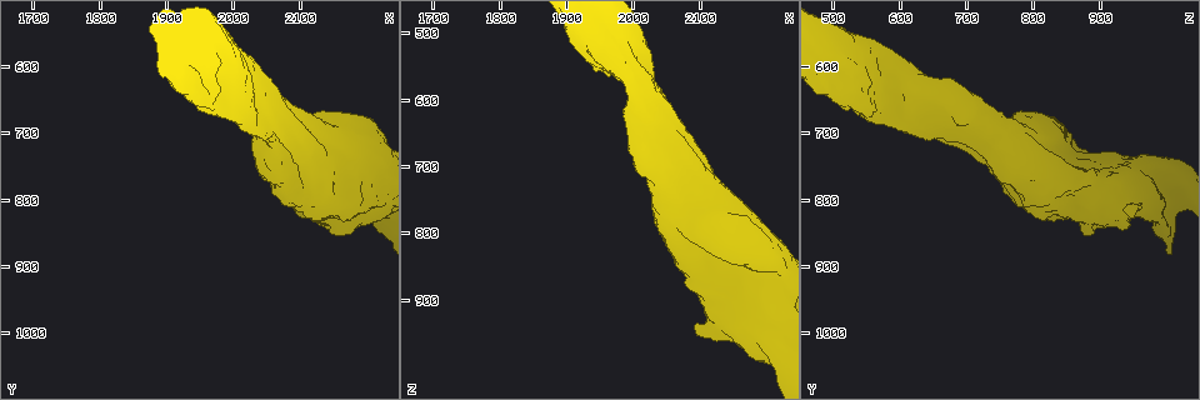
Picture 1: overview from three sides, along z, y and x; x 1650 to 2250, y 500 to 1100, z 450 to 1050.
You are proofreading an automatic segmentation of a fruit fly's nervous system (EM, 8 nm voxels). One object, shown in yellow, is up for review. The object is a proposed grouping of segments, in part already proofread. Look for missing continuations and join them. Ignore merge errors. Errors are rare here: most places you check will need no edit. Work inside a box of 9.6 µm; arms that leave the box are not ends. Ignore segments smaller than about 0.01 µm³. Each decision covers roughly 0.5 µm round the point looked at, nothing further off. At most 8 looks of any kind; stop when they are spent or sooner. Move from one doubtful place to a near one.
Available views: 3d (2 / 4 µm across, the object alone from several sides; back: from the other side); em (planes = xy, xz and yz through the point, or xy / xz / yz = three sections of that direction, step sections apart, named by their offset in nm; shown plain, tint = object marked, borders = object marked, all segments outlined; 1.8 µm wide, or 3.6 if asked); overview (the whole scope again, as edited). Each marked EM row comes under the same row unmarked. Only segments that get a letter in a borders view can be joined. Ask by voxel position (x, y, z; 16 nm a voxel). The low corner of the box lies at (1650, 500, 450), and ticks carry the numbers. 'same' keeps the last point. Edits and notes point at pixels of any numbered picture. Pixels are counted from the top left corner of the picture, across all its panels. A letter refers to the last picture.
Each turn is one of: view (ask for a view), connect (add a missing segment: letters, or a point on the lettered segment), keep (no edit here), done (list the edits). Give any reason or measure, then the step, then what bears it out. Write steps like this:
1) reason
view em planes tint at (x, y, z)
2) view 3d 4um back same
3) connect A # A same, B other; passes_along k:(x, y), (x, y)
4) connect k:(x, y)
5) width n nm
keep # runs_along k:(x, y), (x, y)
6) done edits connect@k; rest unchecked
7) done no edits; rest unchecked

thick turns thin
view em yz step 16 tint at (2125, 810, 940)

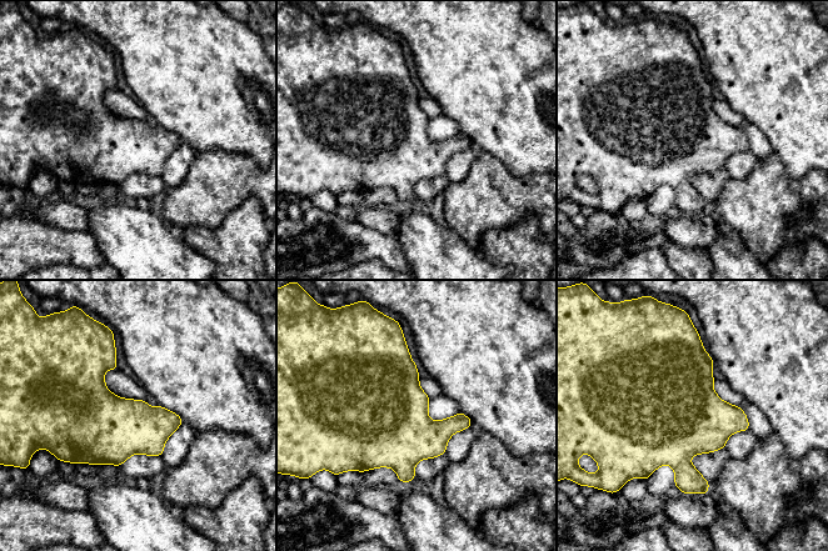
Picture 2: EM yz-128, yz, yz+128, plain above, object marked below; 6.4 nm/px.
view em xz step 16 borders same

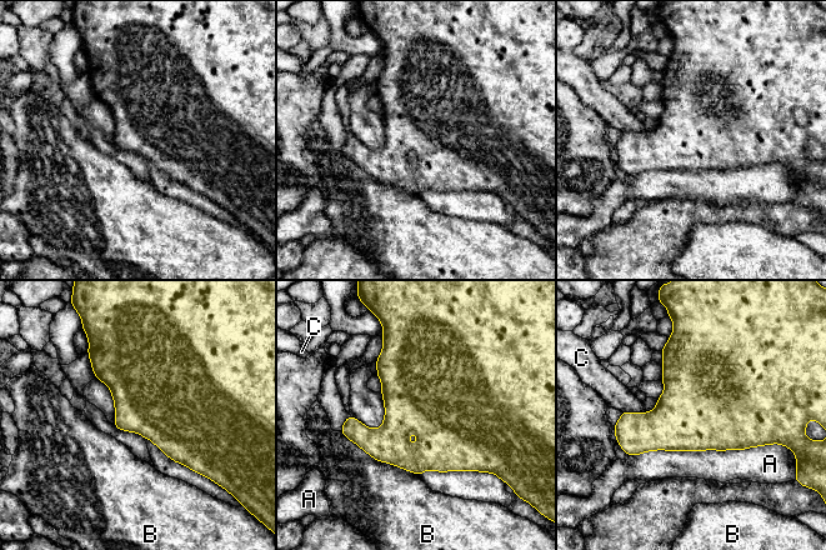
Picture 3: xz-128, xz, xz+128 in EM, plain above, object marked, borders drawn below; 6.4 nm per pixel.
keep # A other, B other, C other; border 3:(340, 431), (375, 459), (419, 475); none of them fits

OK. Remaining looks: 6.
touches itself
view em 3.6um xy step 8 borders at (2195, 685, 820)

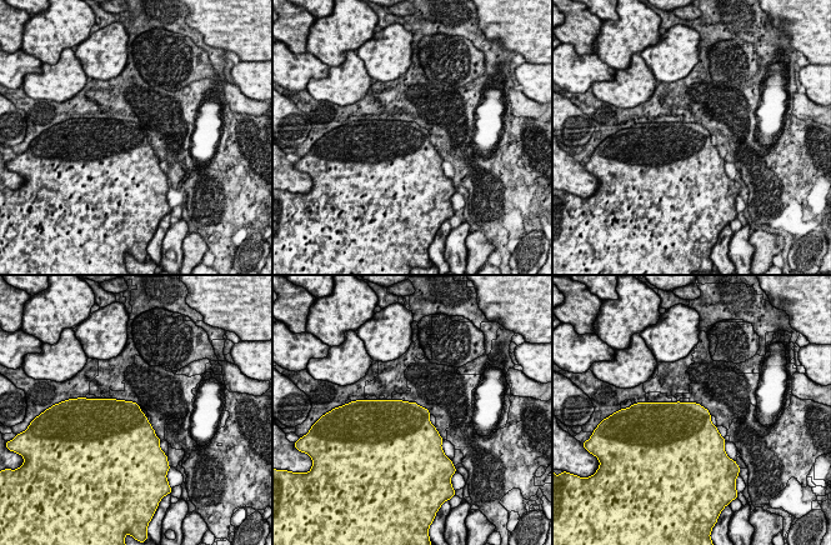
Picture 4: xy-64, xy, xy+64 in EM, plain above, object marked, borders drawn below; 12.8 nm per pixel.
another direction
view em 3.6um planes borders same

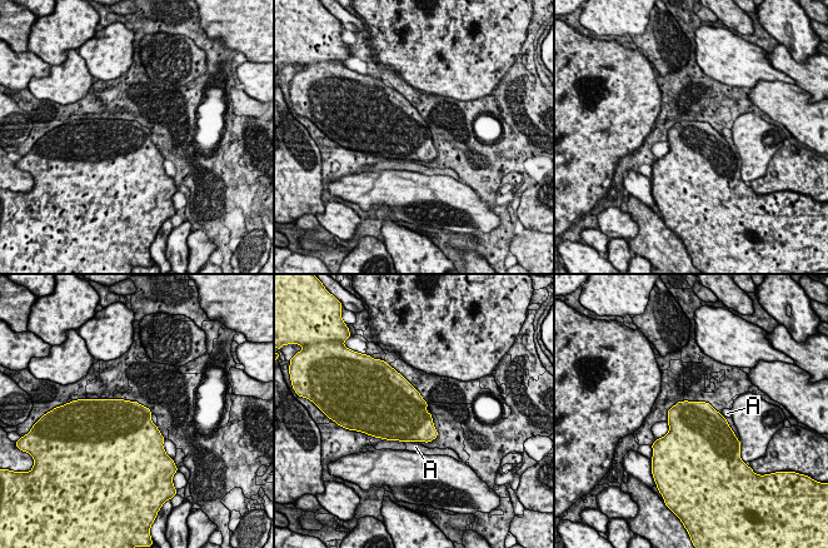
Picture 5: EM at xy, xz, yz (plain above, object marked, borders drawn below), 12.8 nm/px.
longest_contact A 180 nm
keep # A other; border 5:(404, 441), (414, 441), (417, 443); no lettered segment goes on from it

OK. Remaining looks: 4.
calibre changes
view 3d 4um at (2220, 825, 985)

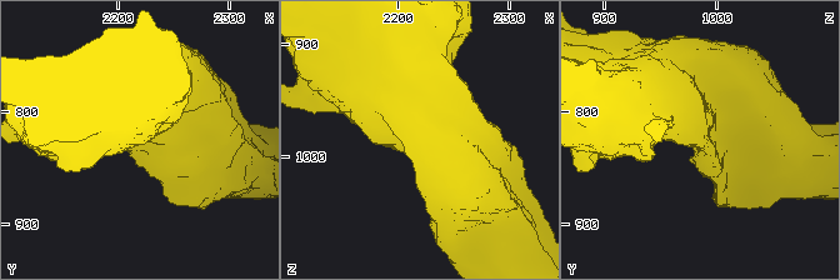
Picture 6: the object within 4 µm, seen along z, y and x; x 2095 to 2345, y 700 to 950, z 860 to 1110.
view em planes borders same

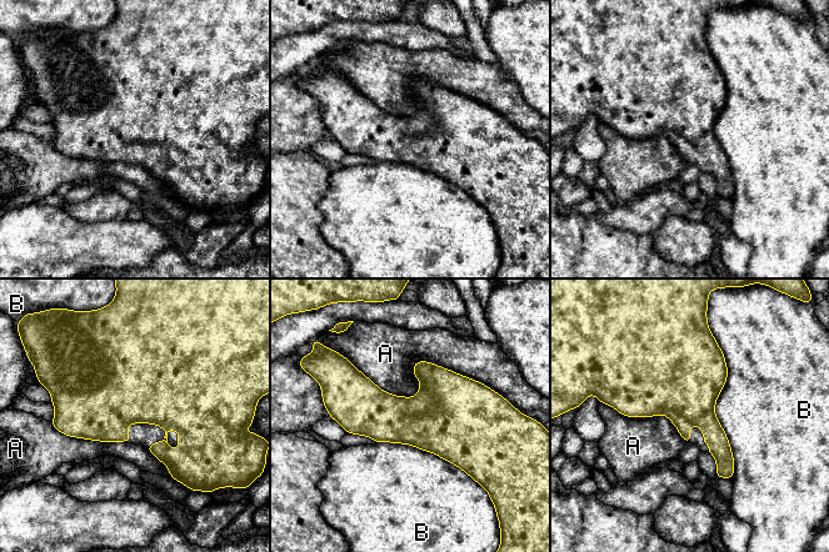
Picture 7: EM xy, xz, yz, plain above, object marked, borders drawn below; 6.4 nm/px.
keep # A other, B other; border 7:(348, 359), (493, 391); none of them fits

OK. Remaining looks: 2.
closes a loop
view em planes borders at (1950, 620, 520)

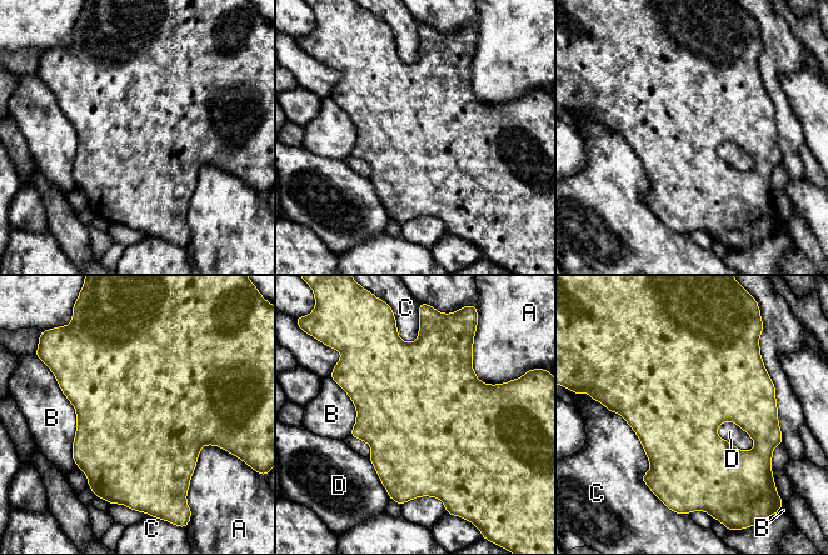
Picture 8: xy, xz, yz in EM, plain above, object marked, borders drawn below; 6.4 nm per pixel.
keep # A other, B other, C other, D other; border 8:(717, 426), (737, 448), (754, 449); none of them fits

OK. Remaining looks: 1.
done no edits; rest unchecked

